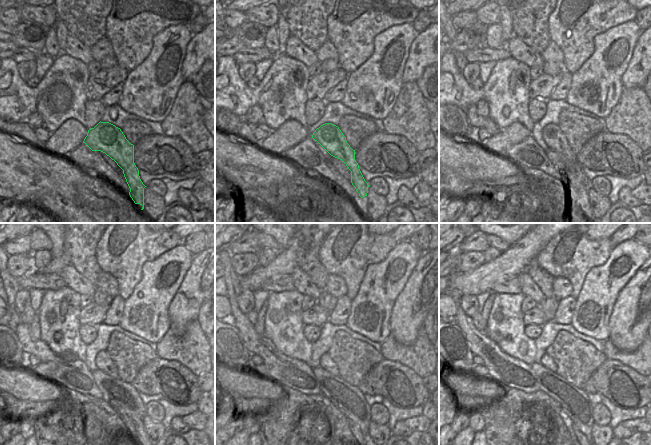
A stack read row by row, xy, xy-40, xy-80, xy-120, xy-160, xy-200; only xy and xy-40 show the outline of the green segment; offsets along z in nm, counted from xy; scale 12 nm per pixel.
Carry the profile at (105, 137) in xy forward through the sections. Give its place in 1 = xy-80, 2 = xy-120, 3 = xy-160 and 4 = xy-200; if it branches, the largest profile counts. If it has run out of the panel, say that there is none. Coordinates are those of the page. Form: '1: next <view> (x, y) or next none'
1: next xy-80 (554, 138)
2: next xy-120 (103, 361)
3: next xy-160 (326, 362)
4: next xy-200 (546, 361)

